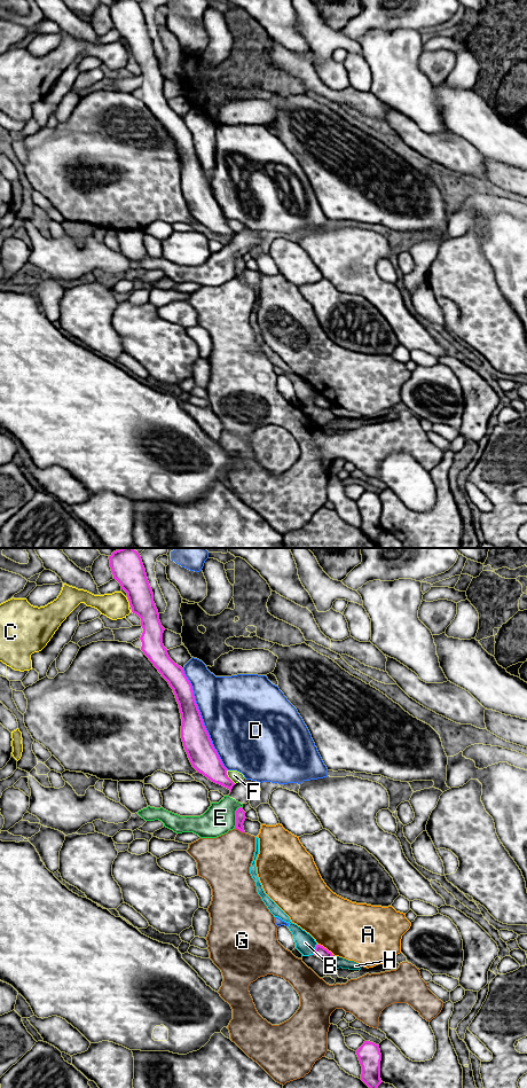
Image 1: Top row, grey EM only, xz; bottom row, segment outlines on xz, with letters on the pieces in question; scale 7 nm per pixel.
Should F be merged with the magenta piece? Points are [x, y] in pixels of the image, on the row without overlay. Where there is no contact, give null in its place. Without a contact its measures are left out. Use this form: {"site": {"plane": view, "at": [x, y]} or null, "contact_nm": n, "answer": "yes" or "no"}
{"site": {"plane": "xz", "at": [227, 226]}, "contact_nm": 120, "answer": "no"}

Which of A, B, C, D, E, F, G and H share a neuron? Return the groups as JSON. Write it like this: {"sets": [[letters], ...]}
{"sets": [["A"], ["B"], ["C"], ["D"], ["E"], ["F"], ["G"], ["H"]]}

